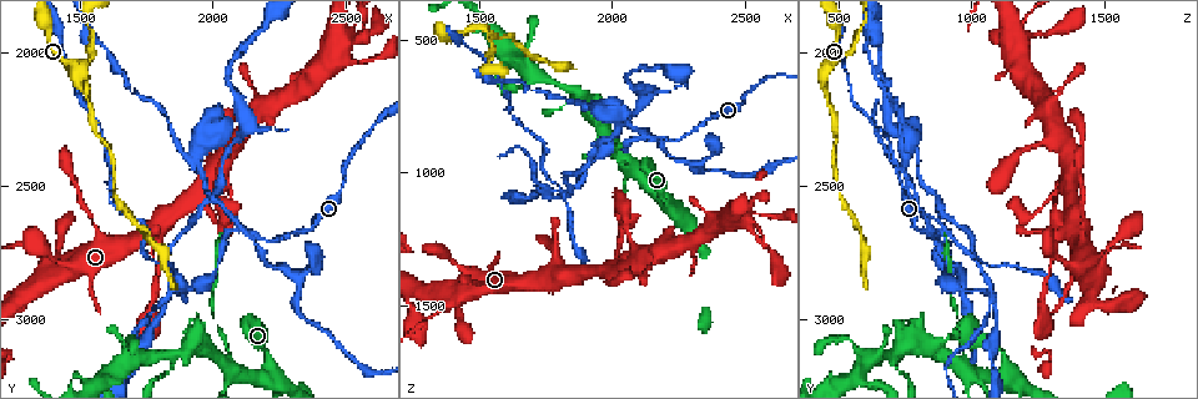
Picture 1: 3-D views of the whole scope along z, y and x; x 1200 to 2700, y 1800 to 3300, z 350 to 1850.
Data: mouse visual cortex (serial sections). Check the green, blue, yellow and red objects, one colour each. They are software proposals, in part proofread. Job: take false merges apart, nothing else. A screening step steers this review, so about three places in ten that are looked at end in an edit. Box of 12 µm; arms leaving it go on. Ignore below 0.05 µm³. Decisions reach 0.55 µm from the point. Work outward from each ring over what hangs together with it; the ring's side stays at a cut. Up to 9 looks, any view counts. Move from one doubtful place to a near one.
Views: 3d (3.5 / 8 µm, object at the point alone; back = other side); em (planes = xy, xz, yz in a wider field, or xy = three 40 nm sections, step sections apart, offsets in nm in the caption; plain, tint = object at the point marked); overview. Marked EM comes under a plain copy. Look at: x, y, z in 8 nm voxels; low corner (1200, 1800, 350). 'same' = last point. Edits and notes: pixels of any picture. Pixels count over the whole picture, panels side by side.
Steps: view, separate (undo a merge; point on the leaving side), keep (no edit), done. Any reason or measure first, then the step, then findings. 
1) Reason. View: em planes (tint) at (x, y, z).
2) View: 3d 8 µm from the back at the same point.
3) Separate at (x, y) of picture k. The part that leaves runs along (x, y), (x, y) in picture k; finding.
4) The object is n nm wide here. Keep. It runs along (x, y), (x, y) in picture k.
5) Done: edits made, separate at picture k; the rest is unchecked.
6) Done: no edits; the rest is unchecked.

Sharp bend. View: 3d 3.5 µm at (2120, 2680, 880).

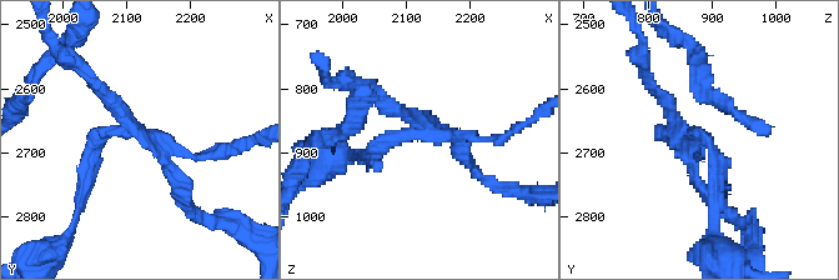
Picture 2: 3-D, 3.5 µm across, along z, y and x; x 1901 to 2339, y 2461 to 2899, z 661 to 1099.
Now the EM. View: em xy step 2 (tint) at (2130, 2675, 865).

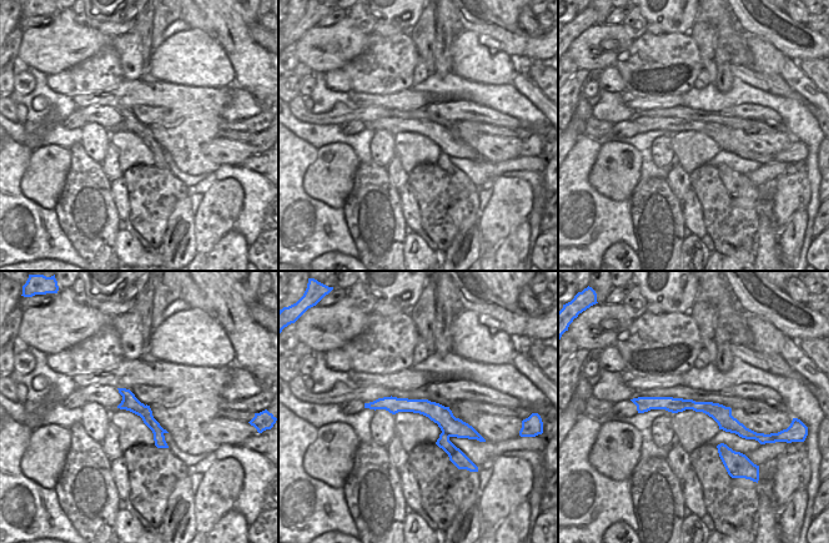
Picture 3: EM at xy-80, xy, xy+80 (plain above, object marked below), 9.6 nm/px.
The arms are 100, 150, 150, 200 nm wide. Separate at (387, 110) of picture 2. Two cells meet here.

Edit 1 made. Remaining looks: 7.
Abrupt turn. View: 3d 3.5 µm from the back at (2220, 3190, 1140).

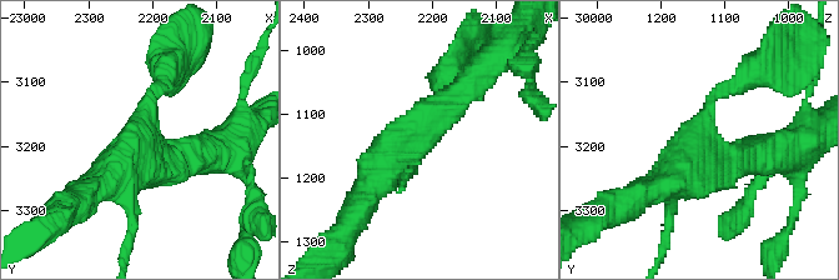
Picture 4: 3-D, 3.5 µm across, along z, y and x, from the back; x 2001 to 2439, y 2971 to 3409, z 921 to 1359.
The arms are 200, 400, 500 nm wide. Keep. It runs along (164, 81), (141, 139), (152, 161), (195, 158) in picture 4; one cell here.

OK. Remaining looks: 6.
Thin neck. View: 3d 8 µm at (2070, 3120, 960).

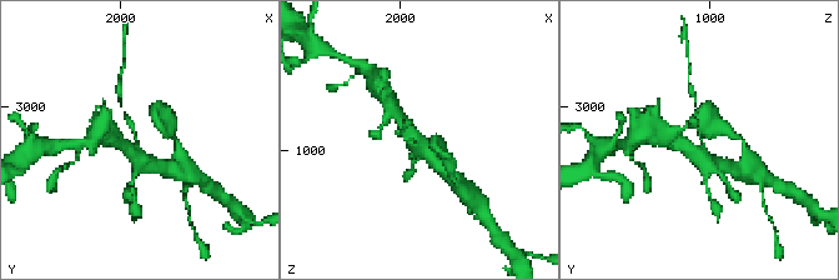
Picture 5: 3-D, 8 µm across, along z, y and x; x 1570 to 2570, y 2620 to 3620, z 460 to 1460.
View: em xy step 5 (tint) at (2060, 3110, 960).

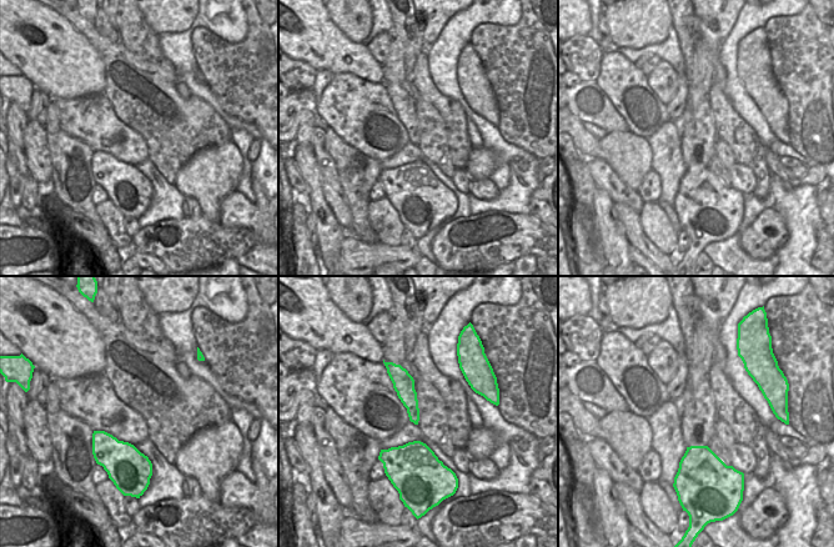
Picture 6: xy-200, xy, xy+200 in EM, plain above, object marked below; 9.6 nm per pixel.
Separate at (130, 123) of picture 5. A second cell is stuck on.

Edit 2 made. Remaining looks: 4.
Small branch off a trunk. View: 3d 3.5 µm at (1790, 2680, 1350).

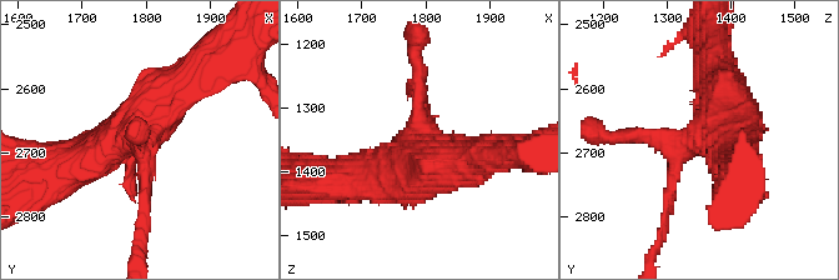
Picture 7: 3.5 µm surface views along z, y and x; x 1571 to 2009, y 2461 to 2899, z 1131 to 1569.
Now the EM. View: em planes (tint) at (1780, 2670, 1360).

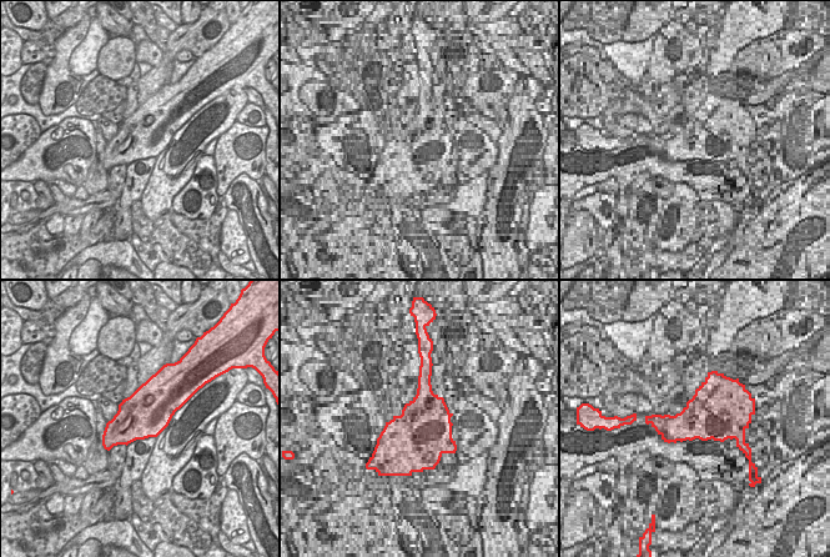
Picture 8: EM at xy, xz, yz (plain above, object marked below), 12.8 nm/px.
Another direction. View: em xy step 2 (tint) at the same point.

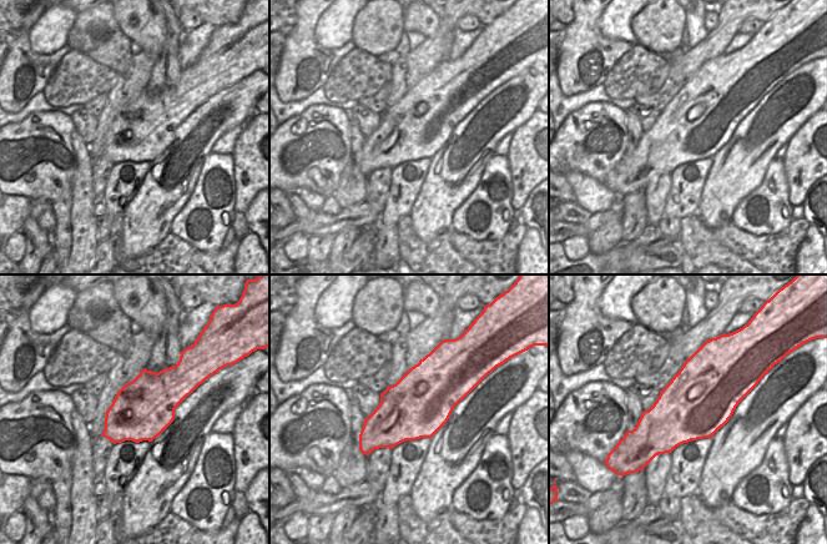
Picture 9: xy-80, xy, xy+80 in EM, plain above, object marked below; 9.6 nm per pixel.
Keep. It runs along (64, 170), (125, 135), (197, 70) in picture 7; continuous, no second cell.

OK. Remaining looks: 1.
Done: edits made, separate at picture 2, separate at picture 5; the rest is unchecked.

